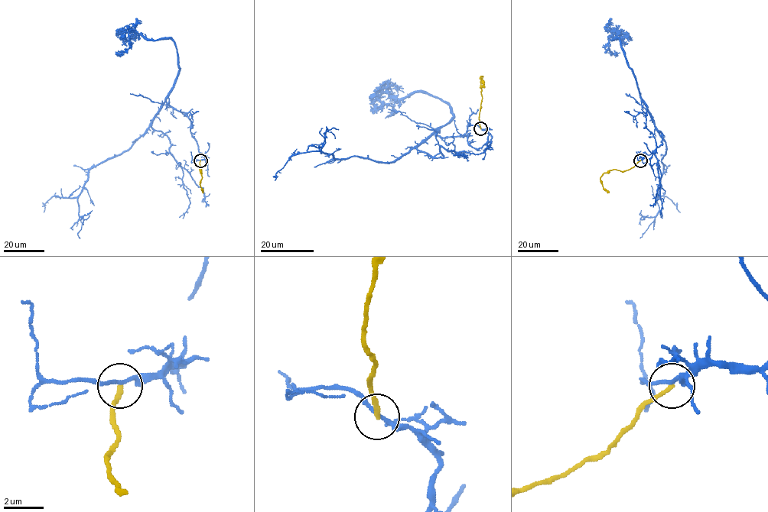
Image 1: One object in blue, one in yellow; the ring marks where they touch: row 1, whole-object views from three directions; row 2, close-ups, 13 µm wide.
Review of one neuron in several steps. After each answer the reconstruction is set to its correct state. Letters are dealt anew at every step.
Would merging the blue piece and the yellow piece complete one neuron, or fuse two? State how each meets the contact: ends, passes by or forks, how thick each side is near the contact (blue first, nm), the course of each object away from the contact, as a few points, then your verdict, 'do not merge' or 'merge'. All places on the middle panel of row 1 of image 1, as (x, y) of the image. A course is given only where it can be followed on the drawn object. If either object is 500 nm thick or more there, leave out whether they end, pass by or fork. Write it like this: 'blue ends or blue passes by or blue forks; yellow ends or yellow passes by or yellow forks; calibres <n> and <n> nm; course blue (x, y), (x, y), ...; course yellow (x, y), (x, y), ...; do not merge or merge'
blue passes by; yellow ends; calibres 160 and 200 nm; course blue (480, 128), (488, 134), (478, 149), (469, 144), (468, 136), (434, 134), (394, 162), (296, 153), (274, 180); course yellow (480, 128), (482, 76), (480, 78), (484, 88); do not merge

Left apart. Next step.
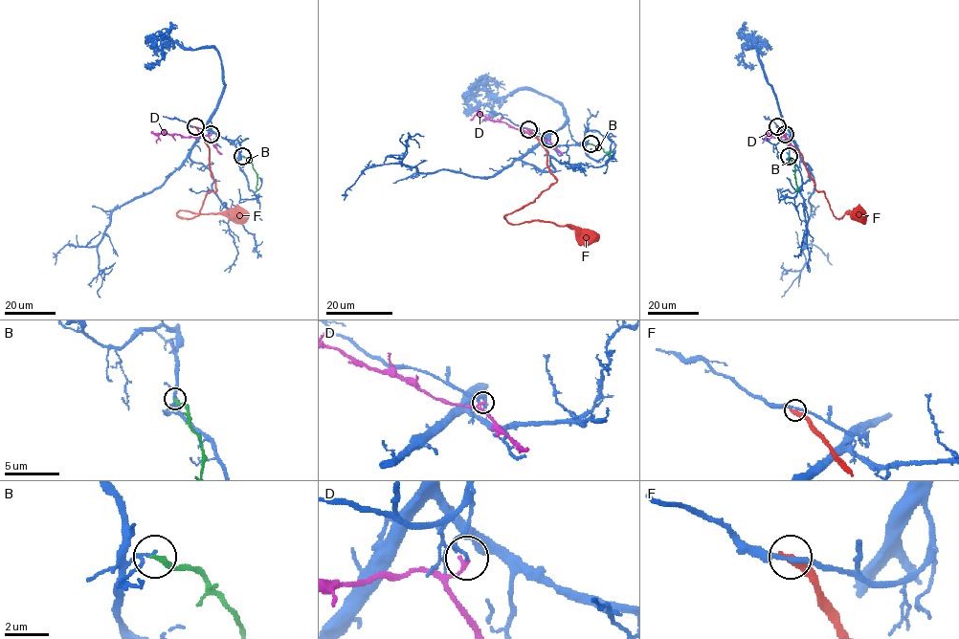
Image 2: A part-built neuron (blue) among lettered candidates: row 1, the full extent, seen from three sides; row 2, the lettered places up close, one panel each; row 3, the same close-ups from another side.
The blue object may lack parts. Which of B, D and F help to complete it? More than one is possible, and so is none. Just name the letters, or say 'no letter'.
D

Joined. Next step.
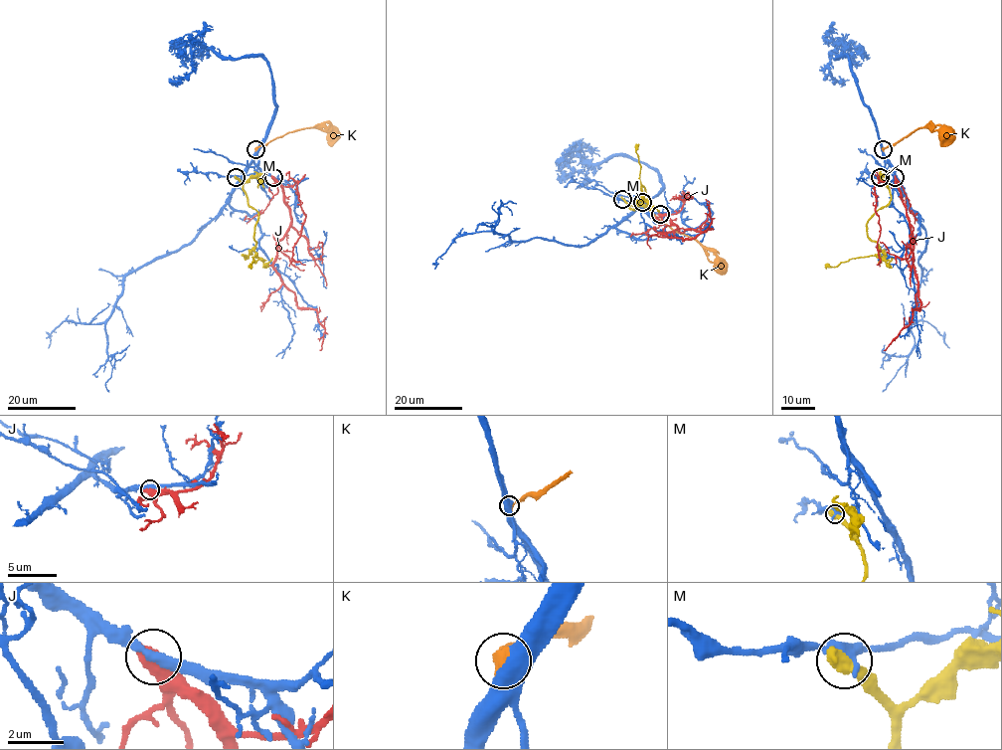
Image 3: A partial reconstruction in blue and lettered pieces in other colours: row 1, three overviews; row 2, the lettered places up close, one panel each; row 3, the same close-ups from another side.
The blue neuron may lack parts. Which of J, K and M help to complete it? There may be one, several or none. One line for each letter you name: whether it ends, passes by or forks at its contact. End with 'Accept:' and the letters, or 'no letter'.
K: it ends
Accept: K

